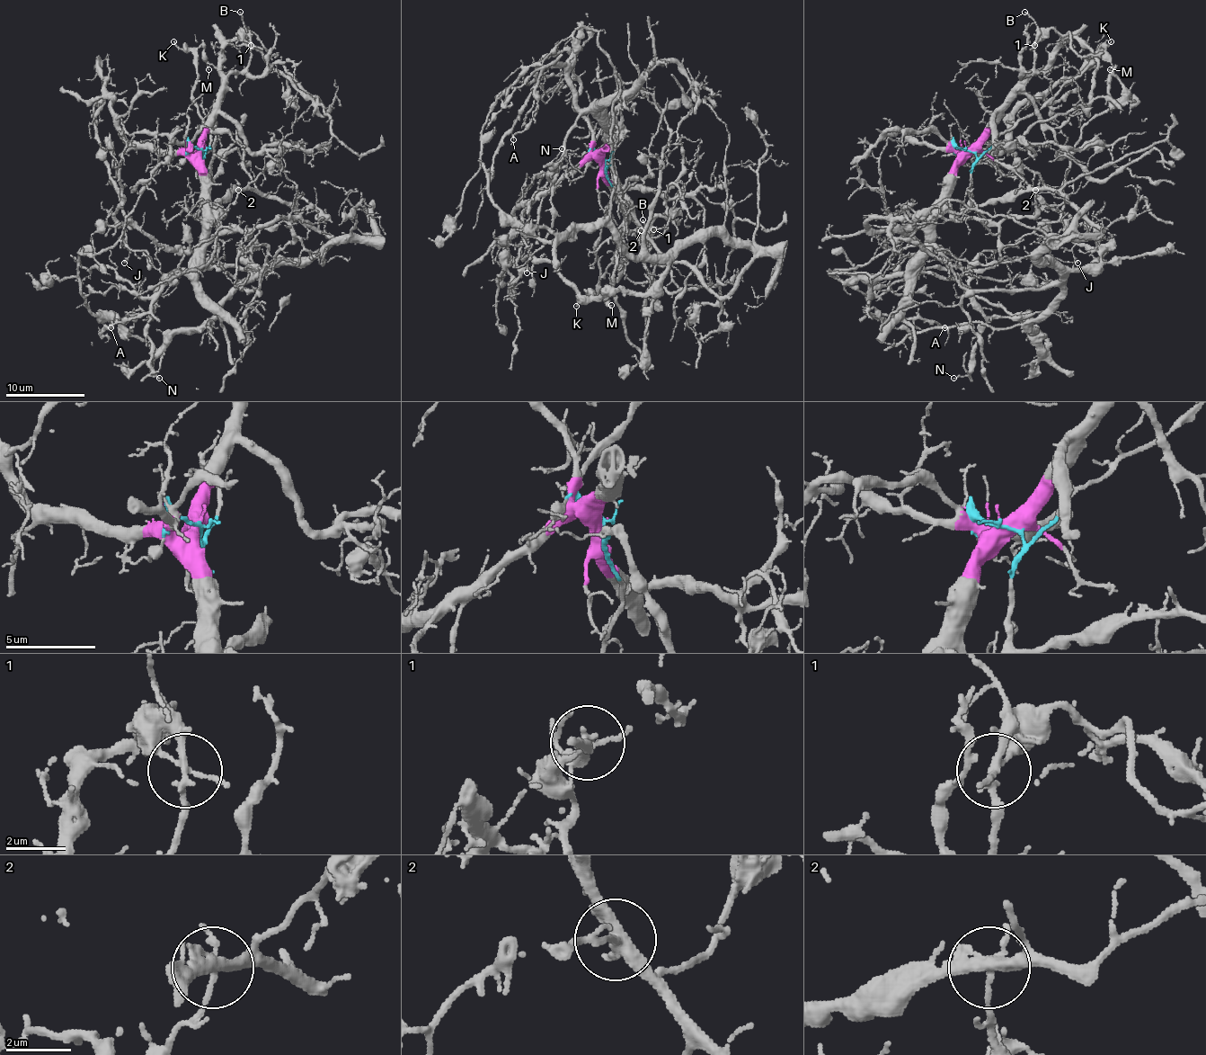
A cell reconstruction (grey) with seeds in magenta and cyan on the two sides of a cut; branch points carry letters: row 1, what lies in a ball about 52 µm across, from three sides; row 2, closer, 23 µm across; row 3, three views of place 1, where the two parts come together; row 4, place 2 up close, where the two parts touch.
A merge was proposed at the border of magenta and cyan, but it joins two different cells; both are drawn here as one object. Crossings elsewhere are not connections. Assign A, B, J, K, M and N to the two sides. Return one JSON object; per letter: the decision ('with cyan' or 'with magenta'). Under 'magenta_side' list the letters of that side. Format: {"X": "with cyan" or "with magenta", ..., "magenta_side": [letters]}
{"A": "with magenta", "B": "with magenta", "J": "with cyan", "K": "with cyan", "M": "with cyan", "N": "with magenta", "magenta_side": ["A", "B", "N"]}

